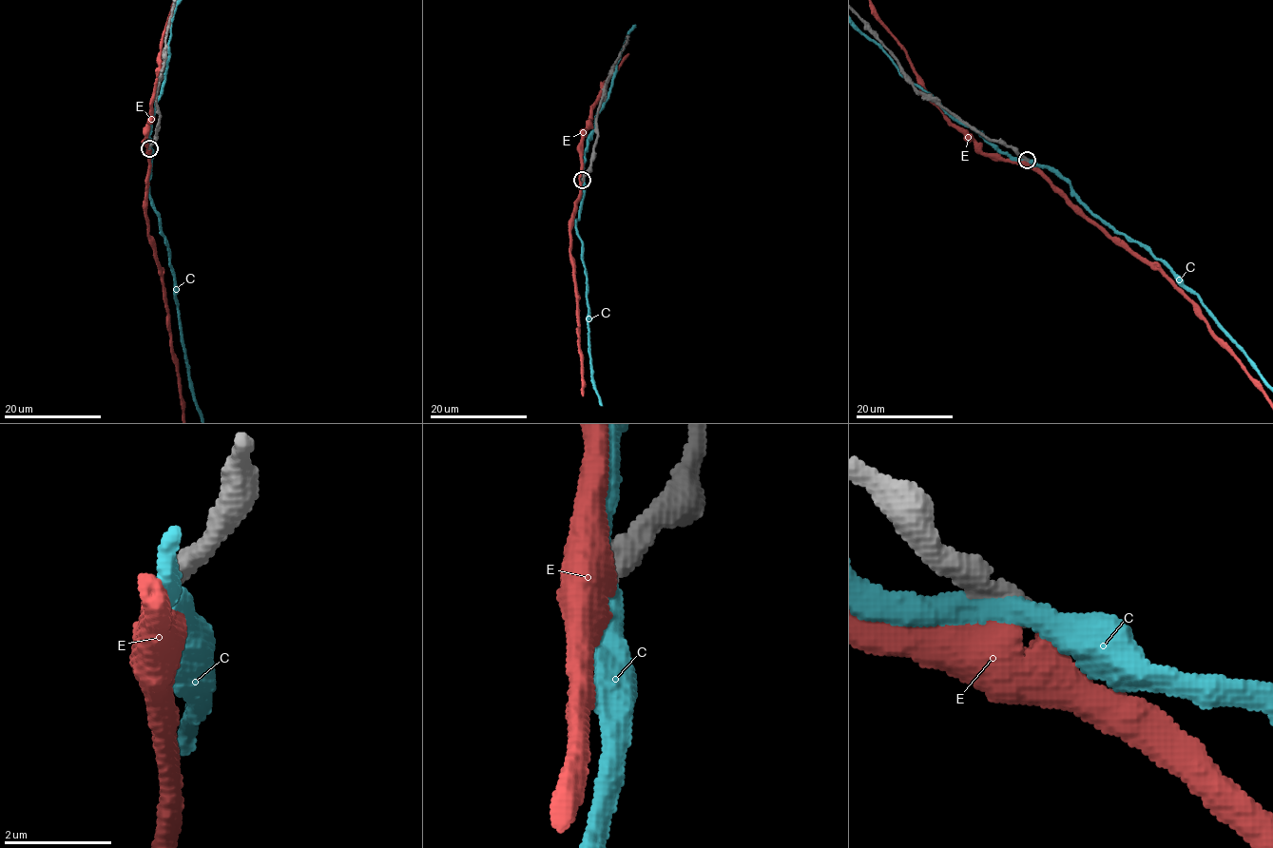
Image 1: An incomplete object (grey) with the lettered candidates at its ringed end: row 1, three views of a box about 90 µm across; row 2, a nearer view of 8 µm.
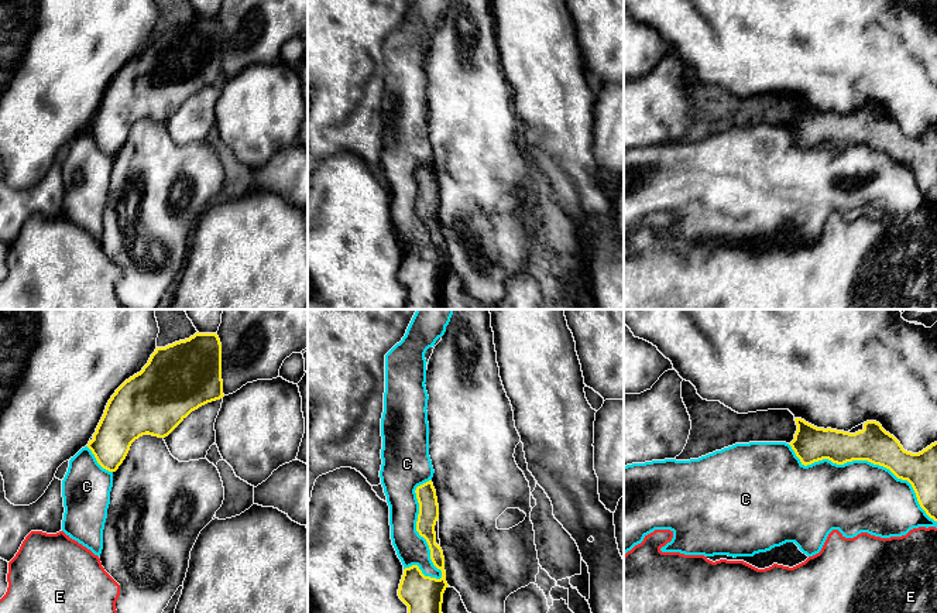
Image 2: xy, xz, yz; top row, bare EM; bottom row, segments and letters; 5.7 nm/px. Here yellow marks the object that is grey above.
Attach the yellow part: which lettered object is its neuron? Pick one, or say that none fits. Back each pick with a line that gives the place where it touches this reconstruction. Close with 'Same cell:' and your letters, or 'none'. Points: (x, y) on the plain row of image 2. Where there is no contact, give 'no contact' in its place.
Same cell: none

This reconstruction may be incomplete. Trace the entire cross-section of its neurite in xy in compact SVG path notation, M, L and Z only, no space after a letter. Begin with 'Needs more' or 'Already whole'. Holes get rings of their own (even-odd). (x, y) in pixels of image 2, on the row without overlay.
Already whole. M198 16L189 23L157 31L143 54L116 73L87 131L103 153L116 155L135 123L147 117L165 121L192 95L223 81L220 23L217 17Z

